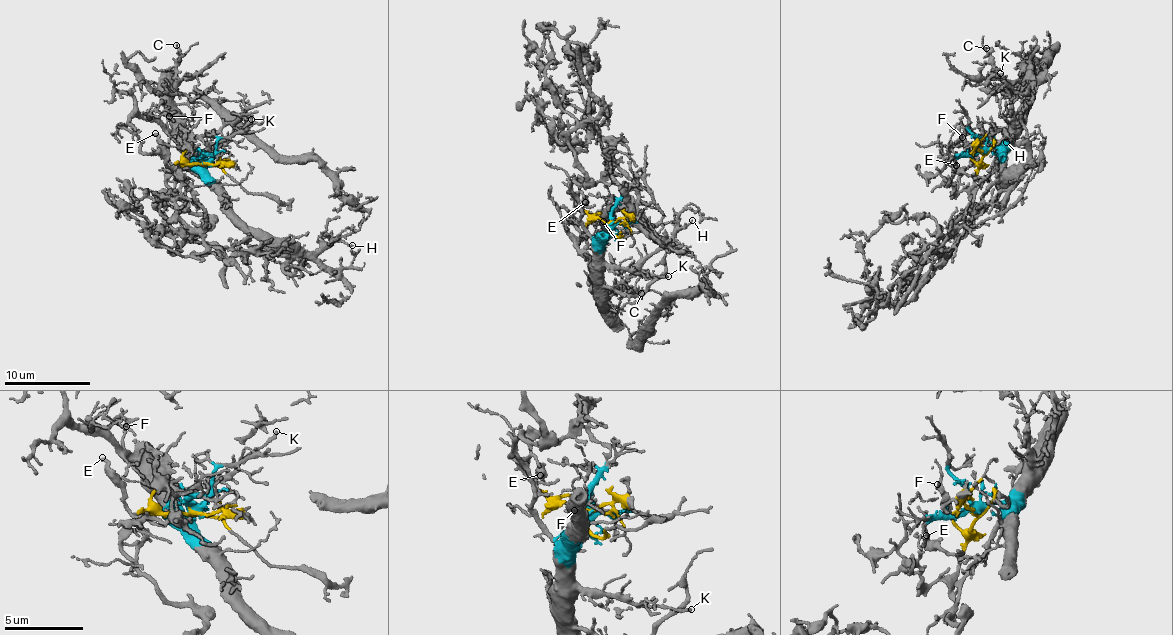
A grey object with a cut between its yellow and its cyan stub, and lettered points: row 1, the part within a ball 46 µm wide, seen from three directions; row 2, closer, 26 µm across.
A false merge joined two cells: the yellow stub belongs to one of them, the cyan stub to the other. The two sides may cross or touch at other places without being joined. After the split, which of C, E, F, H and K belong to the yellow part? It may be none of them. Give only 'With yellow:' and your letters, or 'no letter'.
With yellow: E

